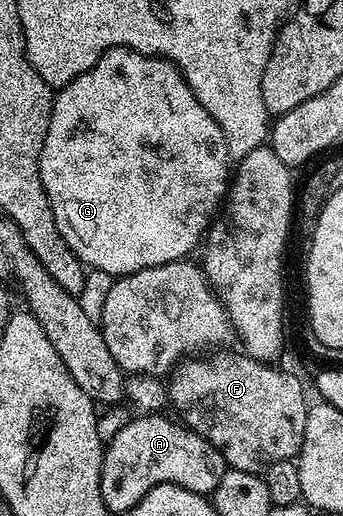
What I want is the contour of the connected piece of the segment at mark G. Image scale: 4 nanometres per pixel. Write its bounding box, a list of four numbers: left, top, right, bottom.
[39,46,229,276]

